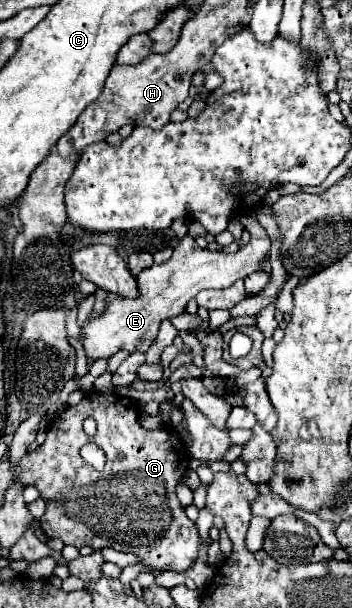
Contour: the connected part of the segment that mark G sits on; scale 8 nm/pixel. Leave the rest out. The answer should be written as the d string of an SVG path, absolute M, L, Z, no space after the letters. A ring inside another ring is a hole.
M117 393L109 395L85 395L83 401L75 407L67 407L59 417L51 423L51 429L47 433L47 439L43 445L39 445L35 451L27 453L17 469L27 469L23 473L25 485L35 485L47 503L45 515L41 519L41 527L47 533L47 537L59 537L65 545L83 547L89 545L93 549L105 549L111 547L115 551L133 553L141 559L147 567L165 567L169 565L173 571L181 573L193 565L193 561L199 555L201 539L197 533L197 525L185 515L185 509L181 507L175 487L187 473L189 463L189 451L185 443L179 439L179 433L173 429L155 429L147 431L139 425L139 411L135 403L129 397L119 397ZM91 417L97 423L97 435L87 437L83 431L83 421ZM83 443L95 443L101 447L107 455L107 483L105 483L105 467L103 471L95 471L91 465L87 465L79 449ZM119 455L125 455L119 459Z

